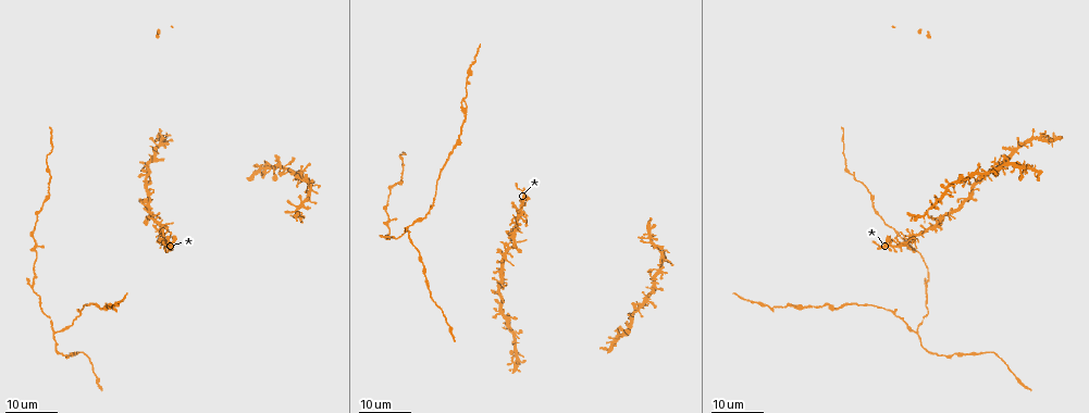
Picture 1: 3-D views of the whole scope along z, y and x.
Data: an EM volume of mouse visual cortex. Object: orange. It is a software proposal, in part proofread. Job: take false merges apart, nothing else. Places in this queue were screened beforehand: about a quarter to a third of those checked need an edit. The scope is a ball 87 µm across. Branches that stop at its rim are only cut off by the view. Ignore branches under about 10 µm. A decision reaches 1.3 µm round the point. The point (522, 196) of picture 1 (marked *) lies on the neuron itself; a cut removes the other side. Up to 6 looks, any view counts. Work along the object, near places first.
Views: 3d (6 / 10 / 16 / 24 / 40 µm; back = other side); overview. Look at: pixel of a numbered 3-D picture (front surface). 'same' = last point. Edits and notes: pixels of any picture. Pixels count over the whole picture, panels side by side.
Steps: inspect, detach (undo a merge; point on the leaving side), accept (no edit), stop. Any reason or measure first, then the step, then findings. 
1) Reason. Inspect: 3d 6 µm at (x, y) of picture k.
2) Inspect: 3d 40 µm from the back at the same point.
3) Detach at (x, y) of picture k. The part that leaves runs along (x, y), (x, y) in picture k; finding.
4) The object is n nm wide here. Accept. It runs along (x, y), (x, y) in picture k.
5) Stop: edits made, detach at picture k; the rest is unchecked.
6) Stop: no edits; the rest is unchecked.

Three arms meet. Inspect: 3d 16 µm at (828, 306) of picture 1.

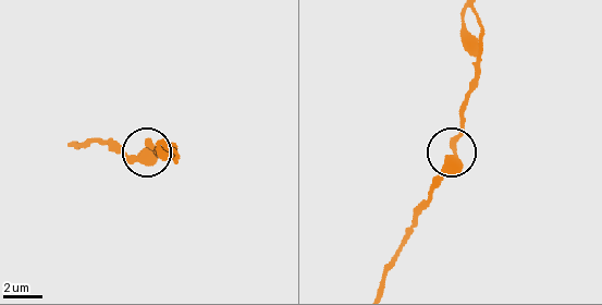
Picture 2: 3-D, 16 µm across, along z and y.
Zoom in. Inspect: 3d 10 µm at (452, 157) of picture 2.

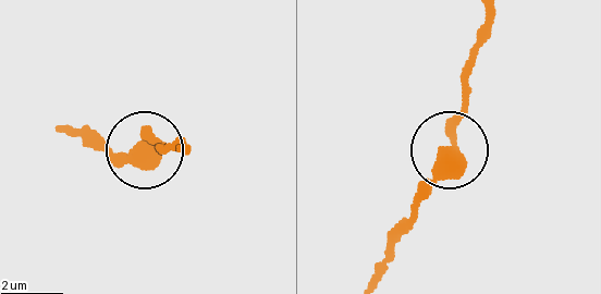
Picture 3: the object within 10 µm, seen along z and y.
3 arms meet here. Accept. One neuron here.

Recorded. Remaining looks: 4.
Side arm on a straight run. Inspect: 3d 16 µm at (32, 287) of picture 1.

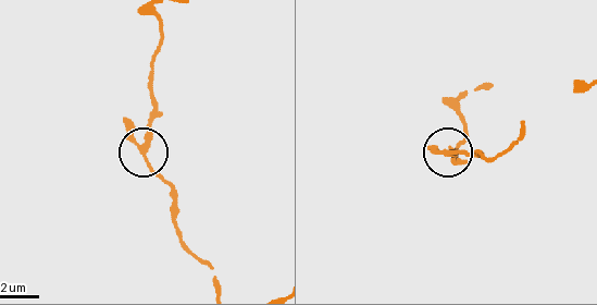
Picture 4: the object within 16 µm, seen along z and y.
Closer look. Inspect: 3d 10 µm at (146, 146) of picture 4.

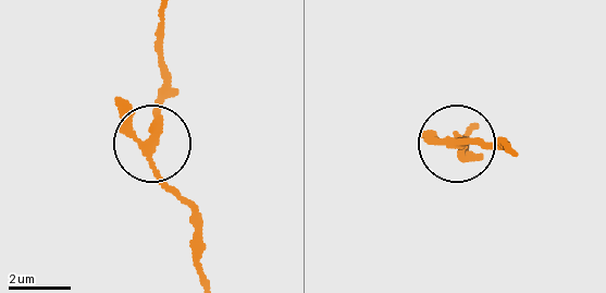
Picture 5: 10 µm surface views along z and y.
The object is 220 nm wide here. Accept. It runs along (206, 275), (193, 211), (148, 149), (164, 66) in picture 5; all the same neuron.

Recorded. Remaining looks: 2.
Thick turns thin. Inspect: 3d 24 µm at (48, 189) of picture 1.

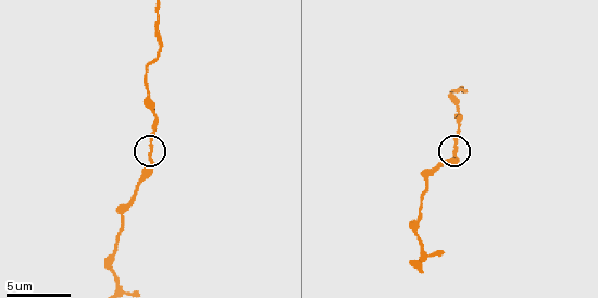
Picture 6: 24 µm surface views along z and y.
Inspect: 3d 10 µm at (149, 157) of picture 6.

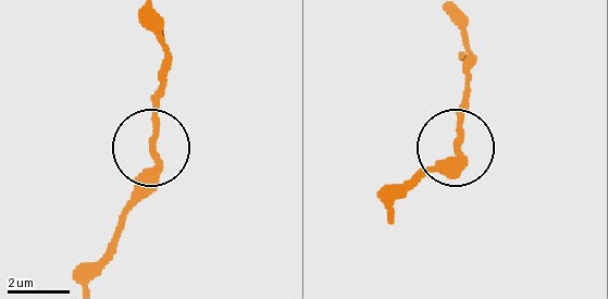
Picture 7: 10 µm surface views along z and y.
The object is 210 nm wide here. Accept. It runs along (86, 281), (153, 163), (157, 88) in picture 7; one neuron here.

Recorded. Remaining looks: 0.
Stop: no edits; the rest is unchecked.

